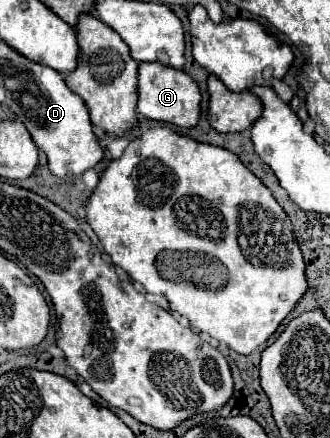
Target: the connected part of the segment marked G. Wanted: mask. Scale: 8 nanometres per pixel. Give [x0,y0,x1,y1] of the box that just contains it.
[137,63,201,127]

